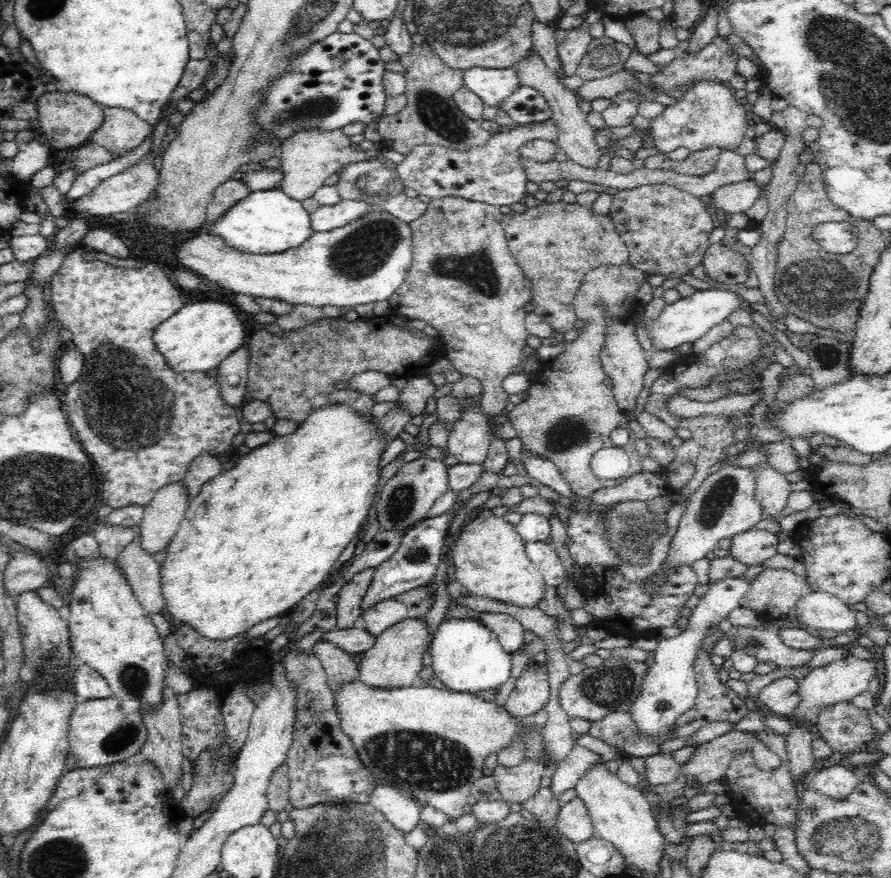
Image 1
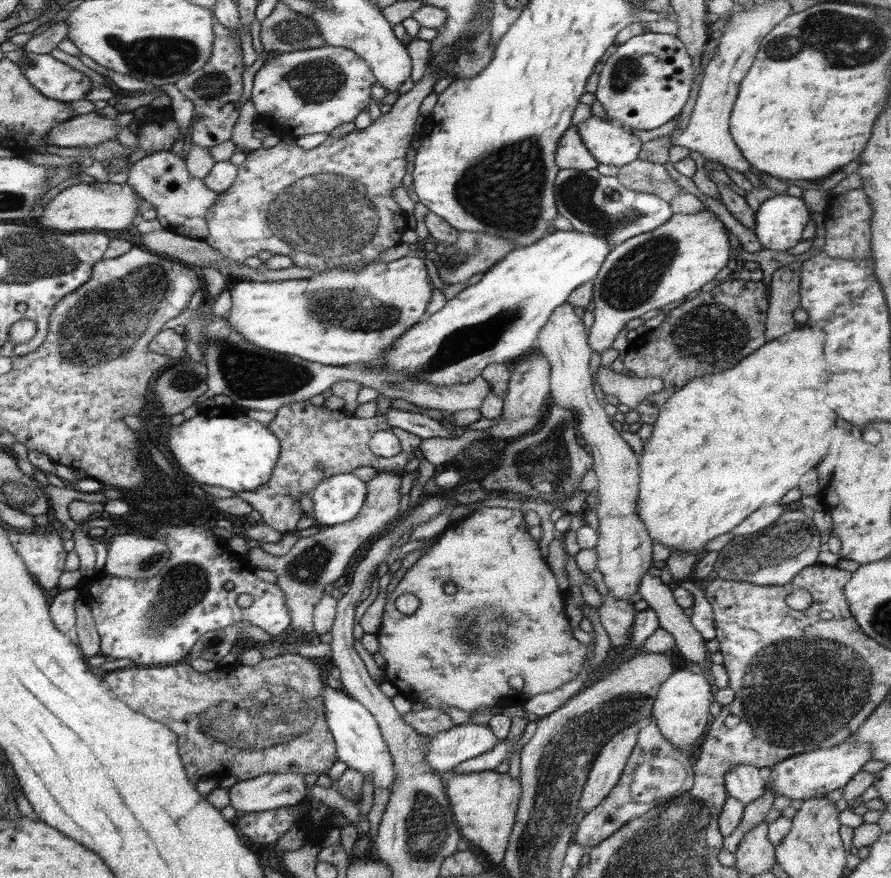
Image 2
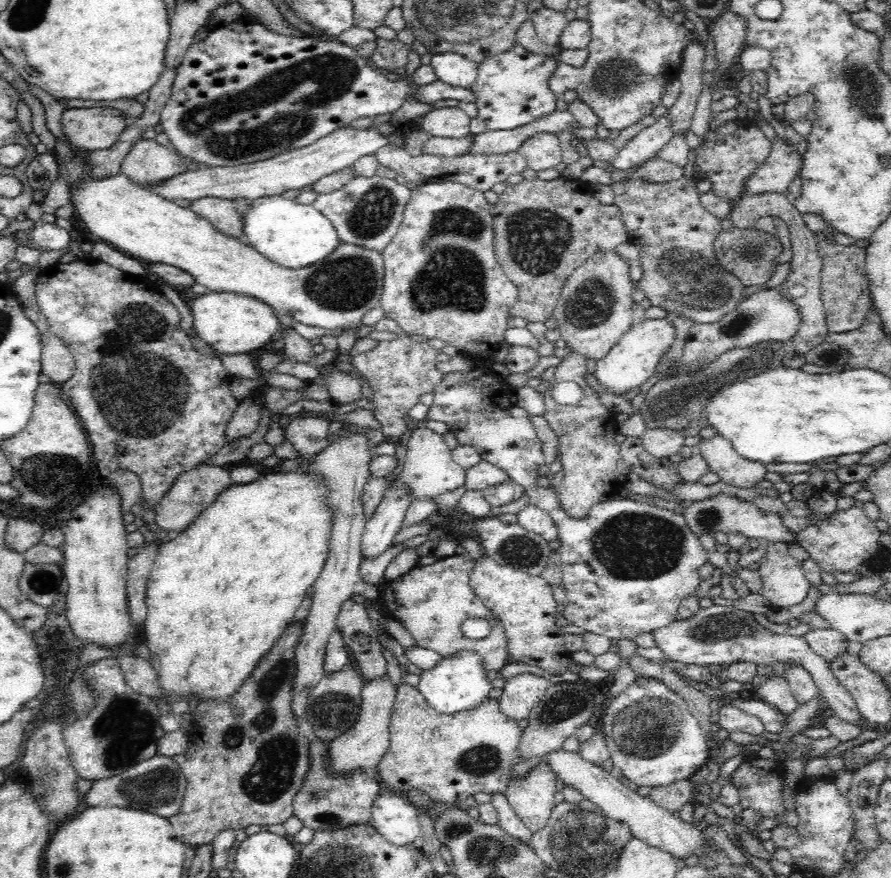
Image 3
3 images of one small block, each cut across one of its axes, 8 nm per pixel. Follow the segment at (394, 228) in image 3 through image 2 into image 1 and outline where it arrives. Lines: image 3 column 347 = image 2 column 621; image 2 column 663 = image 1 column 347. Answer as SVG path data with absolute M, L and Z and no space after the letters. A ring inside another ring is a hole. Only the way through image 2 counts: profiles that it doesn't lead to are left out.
M404 192L398 196L390 196L380 204L368 204L362 200L342 200L336 206L320 206L316 212L312 212L310 228L312 232L330 232L334 228L346 226L348 222L372 210L386 210L388 214L412 224L428 212L428 204L420 202L418 198L408 198Z

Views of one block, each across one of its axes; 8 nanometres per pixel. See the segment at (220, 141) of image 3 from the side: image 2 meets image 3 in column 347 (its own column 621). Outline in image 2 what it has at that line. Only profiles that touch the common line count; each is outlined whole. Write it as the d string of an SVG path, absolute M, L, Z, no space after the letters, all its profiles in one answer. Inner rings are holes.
M643 32L639 36L629 38L625 44L617 44L617 50L611 50L605 60L603 68L597 74L597 90L595 100L601 102L603 110L607 112L607 120L619 124L625 130L655 130L675 118L679 118L681 108L685 106L687 94L693 86L693 70L689 54L683 46L683 42L673 34L653 34ZM641 54L653 54L659 62L657 76L669 76L663 80L657 80L657 76L651 80L647 76L639 76L637 58Z

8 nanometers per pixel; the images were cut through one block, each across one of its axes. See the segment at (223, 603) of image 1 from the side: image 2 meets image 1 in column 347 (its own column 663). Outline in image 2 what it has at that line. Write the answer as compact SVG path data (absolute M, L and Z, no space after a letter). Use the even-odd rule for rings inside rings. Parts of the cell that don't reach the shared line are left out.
M803 326L801 330L795 328L783 338L763 344L759 350L755 350L755 354L749 354L747 358L743 358L743 362L735 364L731 370L725 370L723 374L707 374L703 378L695 378L687 382L681 390L671 394L671 398L667 398L667 402L659 408L659 414L651 426L651 436L643 442L643 450L637 454L639 456L639 484L637 484L637 498L635 498L635 514L645 524L645 532L651 538L651 542L665 546L667 550L671 550L671 554L673 552L695 554L695 556L701 554L707 548L707 542L711 542L713 538L719 538L721 534L733 532L735 526L739 526L747 516L751 516L761 506L781 504L781 498L787 494L787 490L799 486L797 484L799 476L803 476L807 470L819 464L825 454L829 454L831 450L839 446L843 428L837 428L833 424L835 414L829 408L823 408L825 404L821 402L823 388L825 388L825 380L819 380L819 378L825 378L823 374L825 366L823 366L823 354L821 354L823 336L825 334L821 334L819 330L813 330L807 326Z

